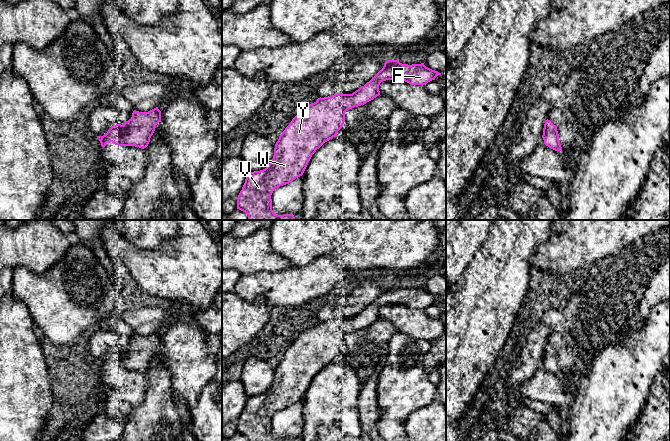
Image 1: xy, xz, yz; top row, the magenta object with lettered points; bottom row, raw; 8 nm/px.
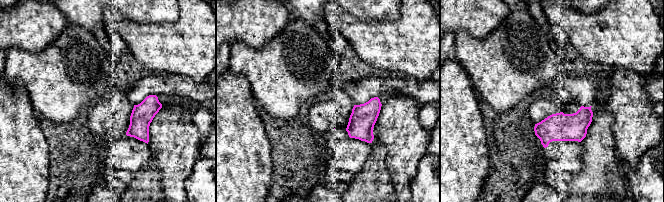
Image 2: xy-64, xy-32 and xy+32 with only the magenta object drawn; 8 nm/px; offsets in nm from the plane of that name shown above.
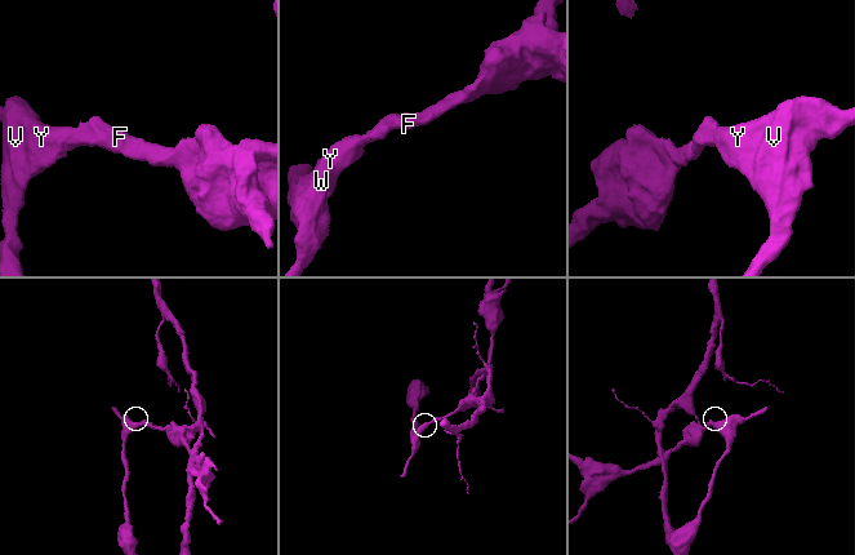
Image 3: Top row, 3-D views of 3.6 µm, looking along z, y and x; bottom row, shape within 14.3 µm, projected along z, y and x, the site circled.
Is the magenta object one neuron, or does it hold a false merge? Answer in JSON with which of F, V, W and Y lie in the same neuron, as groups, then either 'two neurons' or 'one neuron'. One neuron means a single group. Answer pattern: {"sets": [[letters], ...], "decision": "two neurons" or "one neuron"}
{"sets": [["F"], ["V", "W", "Y"]], "decision": "two neurons"}

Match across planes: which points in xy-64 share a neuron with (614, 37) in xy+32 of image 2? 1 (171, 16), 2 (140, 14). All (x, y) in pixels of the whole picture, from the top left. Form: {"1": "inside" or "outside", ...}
{"1": "outside", "2": "outside"}

